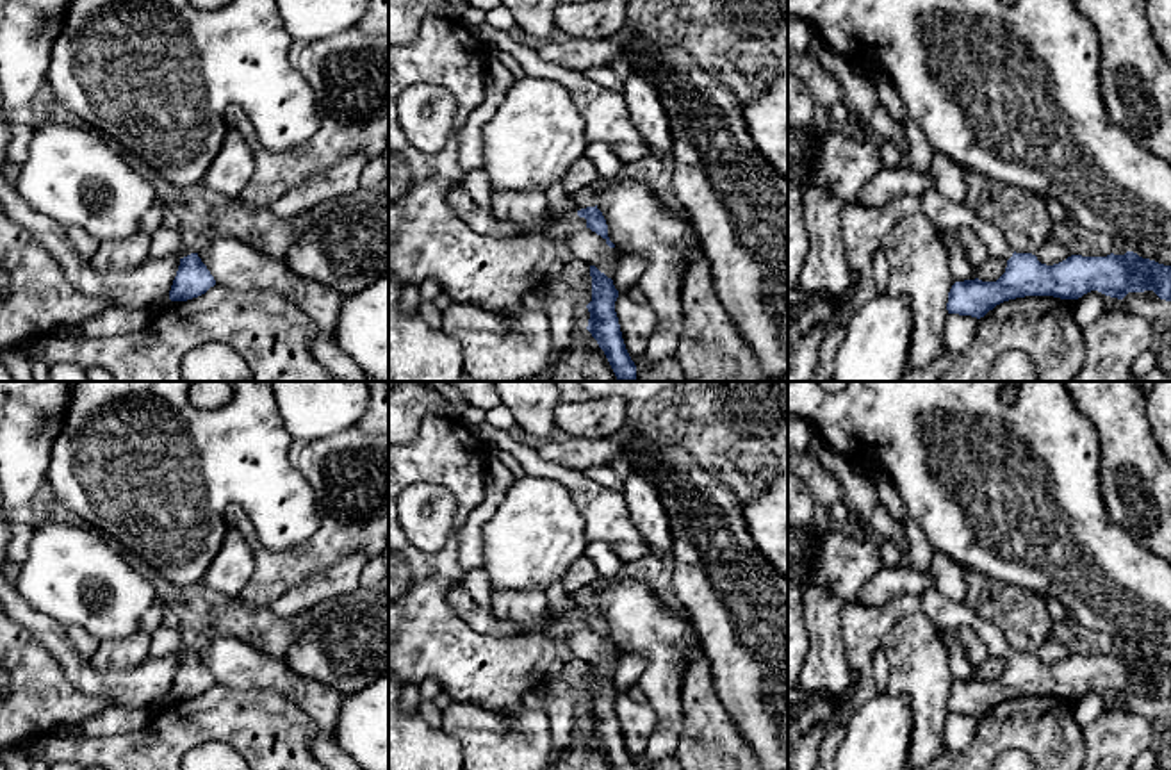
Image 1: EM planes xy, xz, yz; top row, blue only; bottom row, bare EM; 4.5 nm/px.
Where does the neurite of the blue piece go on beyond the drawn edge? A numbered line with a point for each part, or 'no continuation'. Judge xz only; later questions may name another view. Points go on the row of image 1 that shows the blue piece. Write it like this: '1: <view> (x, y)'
1: xz (587, 196)

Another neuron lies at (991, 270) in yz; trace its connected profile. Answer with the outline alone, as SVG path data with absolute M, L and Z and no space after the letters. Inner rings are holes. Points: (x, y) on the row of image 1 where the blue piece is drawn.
M987 258L979 269L979 280L982 282L996 282L1007 267L1007 260L1003 258Z

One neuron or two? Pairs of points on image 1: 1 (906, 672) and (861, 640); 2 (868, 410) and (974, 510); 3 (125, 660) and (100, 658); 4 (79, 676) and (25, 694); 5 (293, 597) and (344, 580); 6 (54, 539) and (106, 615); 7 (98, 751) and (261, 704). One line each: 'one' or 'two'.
1: two
2: one
3: one
4: two
5: one
6: one
7: one

